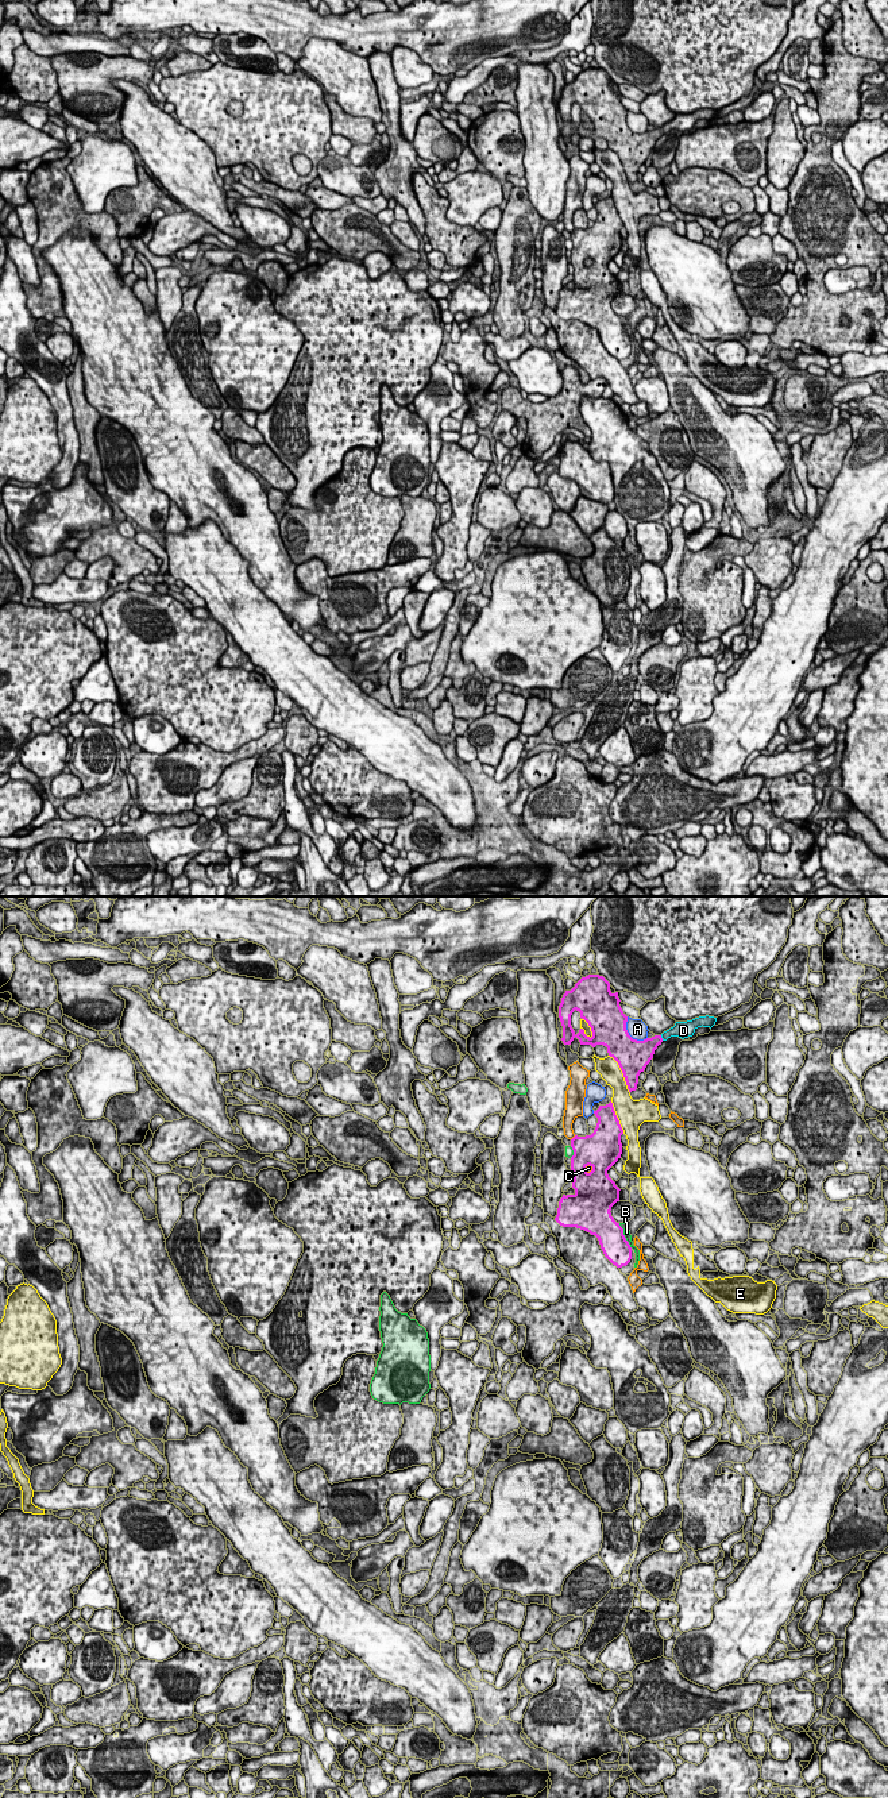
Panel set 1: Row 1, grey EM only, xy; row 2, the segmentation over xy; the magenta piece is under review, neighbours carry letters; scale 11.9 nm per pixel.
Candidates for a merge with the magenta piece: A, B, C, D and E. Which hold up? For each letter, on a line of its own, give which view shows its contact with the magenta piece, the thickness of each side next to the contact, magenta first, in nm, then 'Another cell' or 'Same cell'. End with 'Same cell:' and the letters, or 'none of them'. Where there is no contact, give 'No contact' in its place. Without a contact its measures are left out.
A: Touches magenta in xy. Thickness 420 nm (magenta) against 220 nm. Another cell
B: Touches magenta in xy. Thickness 320 nm (magenta) against 90 nm. Another cell
C: Touches magenta in xy. Thickness 400 nm (magenta) against 70 nm. Another cell
D: Touches magenta in xy. Thickness 220 nm (magenta) against 170 nm. Same cell
E: Touches magenta in xy. Thickness 400 nm (magenta) against 260 nm. Another cell
Same cell: D

